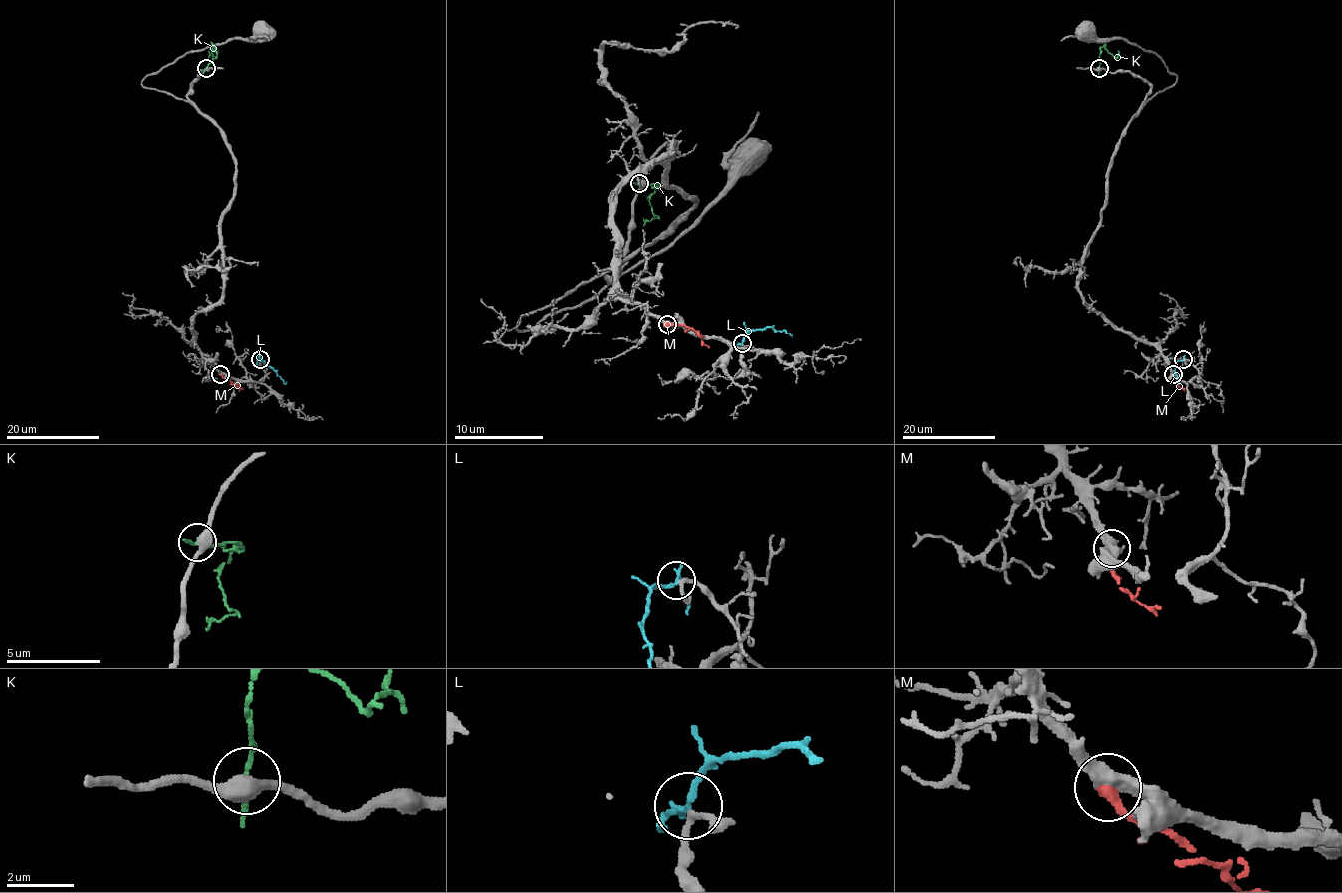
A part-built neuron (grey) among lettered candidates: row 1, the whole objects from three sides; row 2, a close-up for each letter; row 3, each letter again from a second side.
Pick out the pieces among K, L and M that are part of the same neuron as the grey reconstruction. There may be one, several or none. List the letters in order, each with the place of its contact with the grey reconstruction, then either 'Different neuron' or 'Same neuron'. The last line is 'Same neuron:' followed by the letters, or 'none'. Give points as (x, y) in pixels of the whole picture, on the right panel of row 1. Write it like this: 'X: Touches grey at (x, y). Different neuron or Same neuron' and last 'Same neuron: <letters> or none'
K: Touches grey at (1099, 68). Different neuron
L: Touches grey at (1183, 359). Same neuron
M: Touches grey at (1173, 374). Different neuron
Same neuron: L

